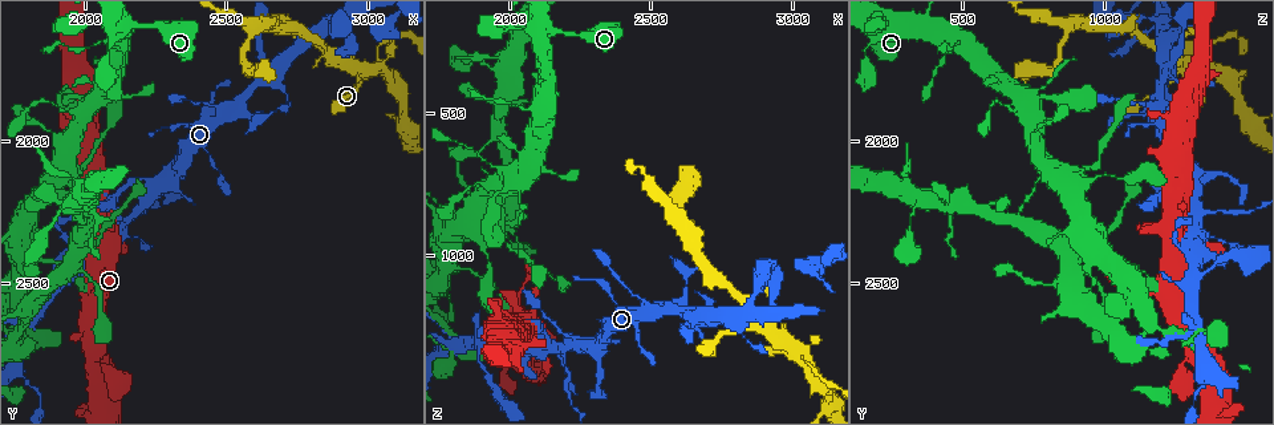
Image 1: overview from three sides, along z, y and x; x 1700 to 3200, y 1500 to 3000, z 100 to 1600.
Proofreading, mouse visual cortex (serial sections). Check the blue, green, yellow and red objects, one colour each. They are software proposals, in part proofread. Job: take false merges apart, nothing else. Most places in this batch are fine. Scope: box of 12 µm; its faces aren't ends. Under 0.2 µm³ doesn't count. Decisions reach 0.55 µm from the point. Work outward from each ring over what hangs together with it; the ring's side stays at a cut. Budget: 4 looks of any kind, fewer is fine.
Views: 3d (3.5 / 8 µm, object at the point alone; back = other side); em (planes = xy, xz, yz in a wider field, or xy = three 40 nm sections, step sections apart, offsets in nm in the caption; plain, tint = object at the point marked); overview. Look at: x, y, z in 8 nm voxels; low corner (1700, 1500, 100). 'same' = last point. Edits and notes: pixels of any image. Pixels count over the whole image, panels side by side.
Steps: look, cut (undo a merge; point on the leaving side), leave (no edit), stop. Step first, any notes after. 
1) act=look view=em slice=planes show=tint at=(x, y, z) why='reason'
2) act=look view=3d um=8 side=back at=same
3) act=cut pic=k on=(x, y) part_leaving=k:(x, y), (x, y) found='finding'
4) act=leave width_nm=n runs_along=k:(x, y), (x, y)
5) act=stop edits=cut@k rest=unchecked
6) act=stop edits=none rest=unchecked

act=look view=3d um=3.5 at=(2130, 1610, 370) why='thin arm on a thick one'

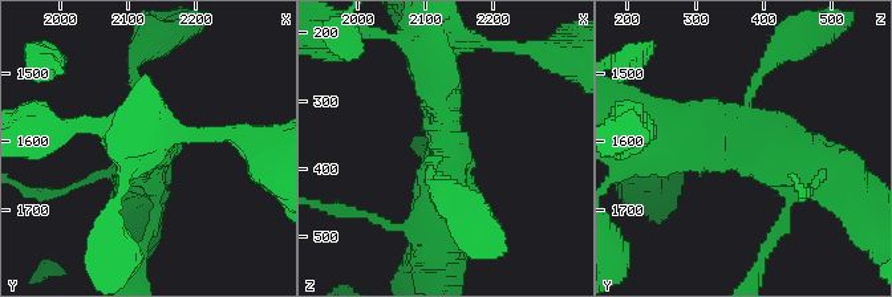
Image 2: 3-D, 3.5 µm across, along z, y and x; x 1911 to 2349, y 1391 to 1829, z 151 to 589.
act=look view=em slice=xy step=1 show=tint at=(2135, 1600, 365) arms=3 arm_widths_nm=150,500,500 why='need the tissue'

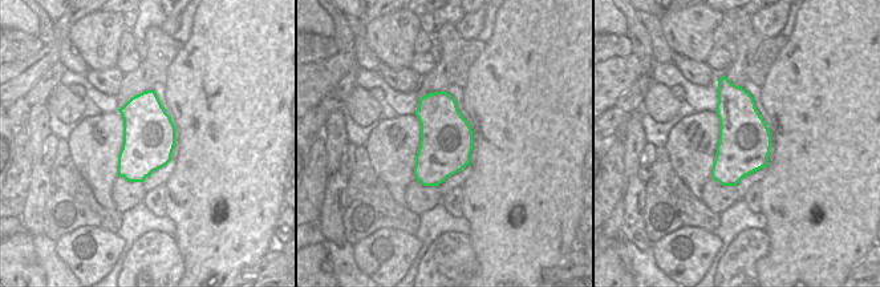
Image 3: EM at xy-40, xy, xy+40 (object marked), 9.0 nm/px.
act=leave runs_along=2:(649, 141), (738, 141), (813, 169) found='one cell here'

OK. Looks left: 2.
act=look view=3d um=3.5 at=(1830, 2560, 930) why='sharp bend'

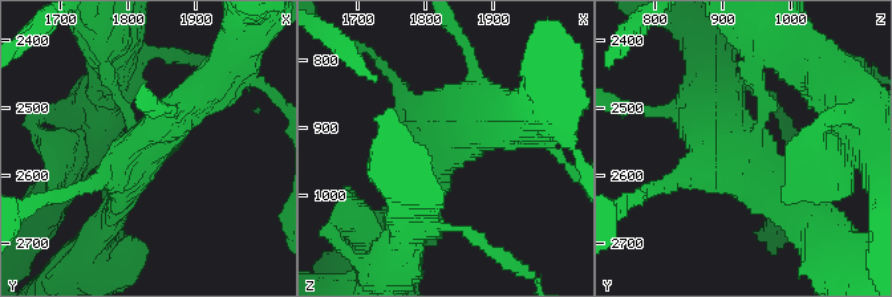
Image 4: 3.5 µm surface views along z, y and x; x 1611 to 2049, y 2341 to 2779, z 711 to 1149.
act=look view=em slice=planes show=tint at=(1825, 2560, 930) arms=4 arm_widths_nm=150,300,300,450

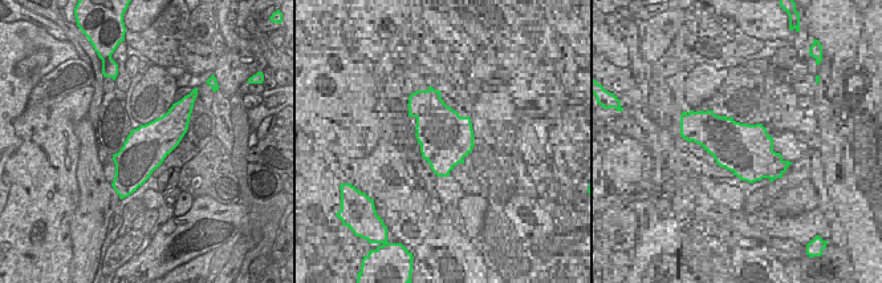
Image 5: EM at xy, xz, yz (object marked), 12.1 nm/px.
act=leave runs_along=4:(408, 159), (425, 170), (502, 113) found='one cell here'

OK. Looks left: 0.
act=stop edits=none rest=unchecked

